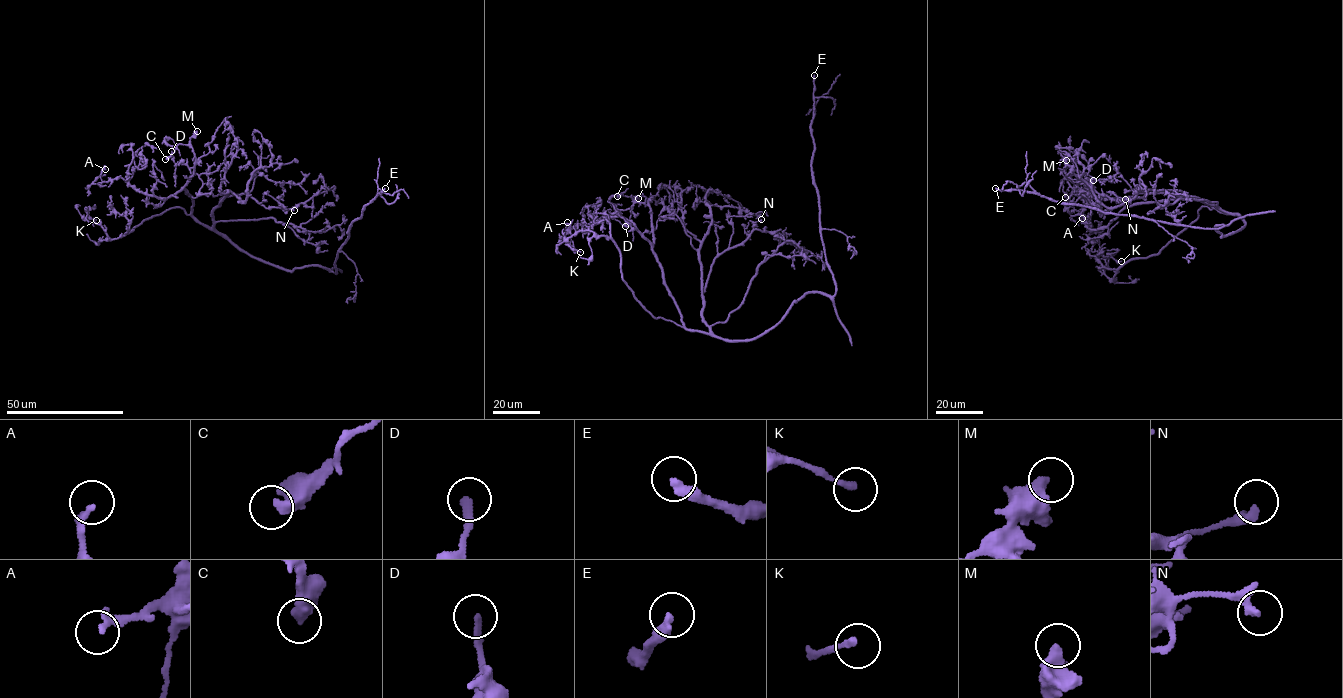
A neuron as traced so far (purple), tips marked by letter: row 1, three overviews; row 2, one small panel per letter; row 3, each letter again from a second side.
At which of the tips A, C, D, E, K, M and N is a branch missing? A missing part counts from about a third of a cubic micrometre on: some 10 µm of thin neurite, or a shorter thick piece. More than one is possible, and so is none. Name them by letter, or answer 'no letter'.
E

